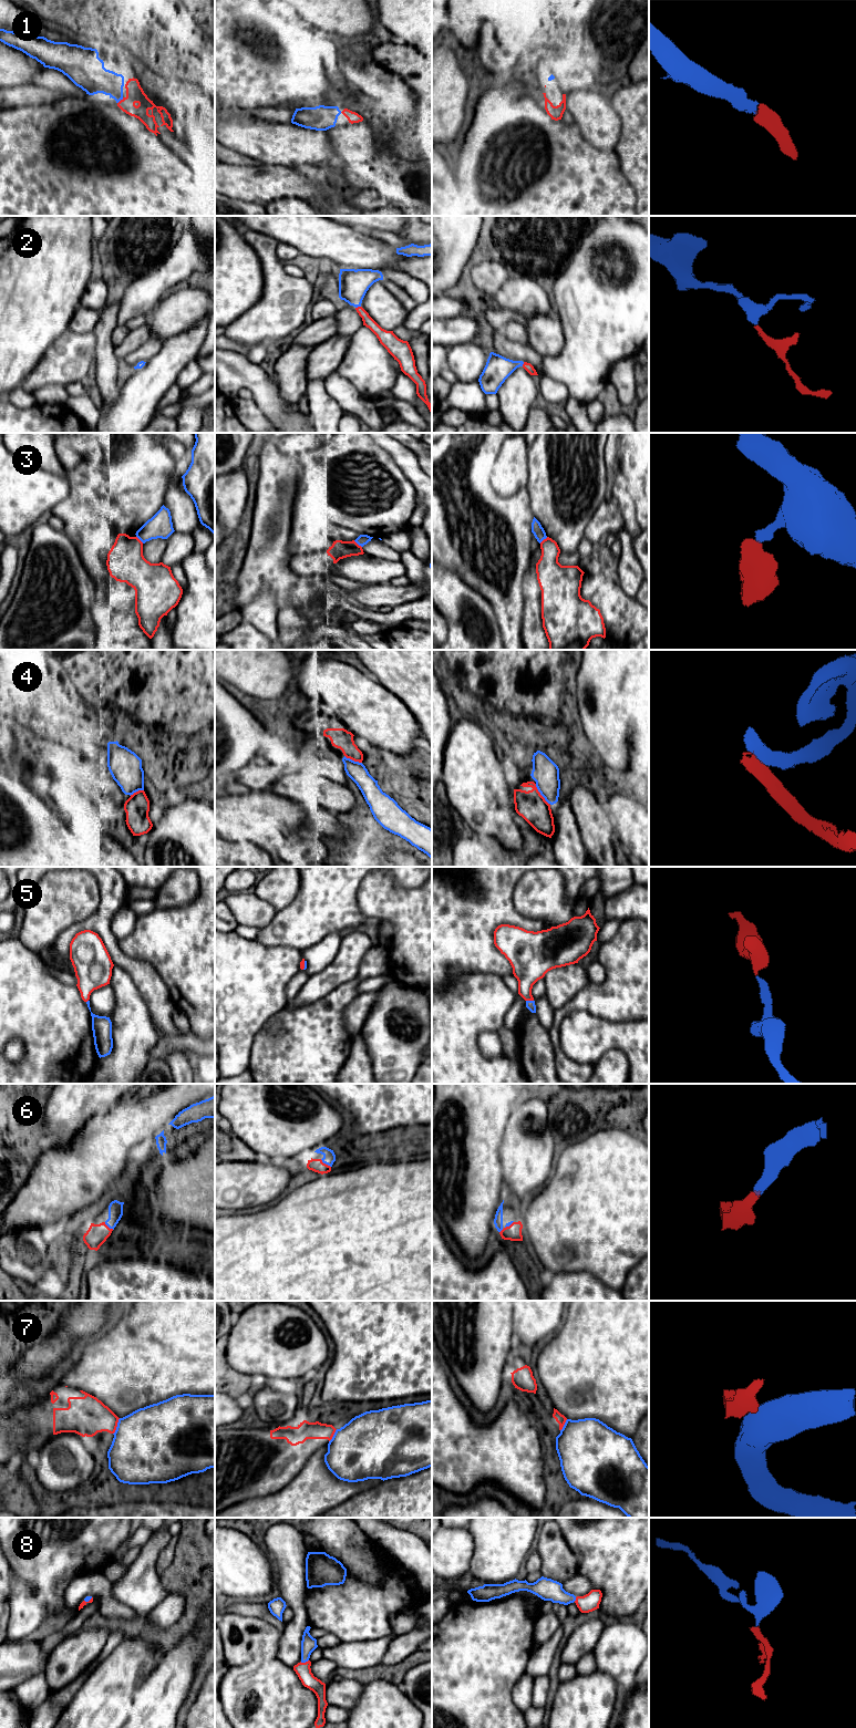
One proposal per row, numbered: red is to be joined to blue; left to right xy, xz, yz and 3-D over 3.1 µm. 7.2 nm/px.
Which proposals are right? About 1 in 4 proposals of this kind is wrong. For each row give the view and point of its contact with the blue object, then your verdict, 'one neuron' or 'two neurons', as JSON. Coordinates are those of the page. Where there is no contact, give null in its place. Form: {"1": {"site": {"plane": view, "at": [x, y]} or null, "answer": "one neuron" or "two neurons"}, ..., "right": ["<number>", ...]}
{"1": {"site": {"plane": "xy", "at": [120, 100]}, "answer": "one neuron"}, "2": {"site": {"plane": "xz", "at": [358, 306]}, "answer": "one neuron"}, "3": {"site": {"plane": "xz", "at": [358, 544]}, "answer": "two neurons"}, "4": {"site": {"plane": "yz", "at": [540, 794]}, "answer": "two neurons"}, "5": {"site": {"plane": "yz", "at": [529, 1001]}, "answer": "one neuron"}, "6": {"site": {"plane": "xz", "at": [326, 1163]}, "answer": "one neuron"}, "7": {"site": {"plane": "xy", "at": [117, 1426]}, "answer": "two neurons"}, "8": {"site": {"plane": "xz", "at": [303, 1662]}, "answer": "one neuron"}, "right": ["1", "2", "5", "6", "8"]}

